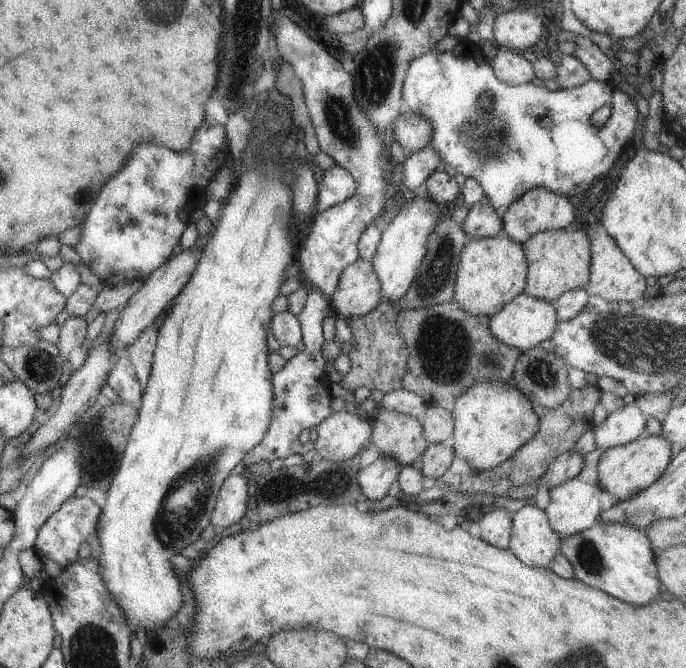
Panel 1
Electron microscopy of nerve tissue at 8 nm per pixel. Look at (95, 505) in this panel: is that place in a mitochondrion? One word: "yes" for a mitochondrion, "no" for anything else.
no

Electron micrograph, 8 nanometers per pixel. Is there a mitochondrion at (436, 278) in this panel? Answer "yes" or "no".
yes

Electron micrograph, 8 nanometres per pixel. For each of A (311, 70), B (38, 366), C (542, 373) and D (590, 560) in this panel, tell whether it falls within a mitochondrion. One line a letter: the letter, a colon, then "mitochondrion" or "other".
A: other
B: mitochondrion
C: mitochondrion
D: mitochondrion

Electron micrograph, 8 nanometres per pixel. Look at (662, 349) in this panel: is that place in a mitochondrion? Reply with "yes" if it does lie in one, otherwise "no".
yes

